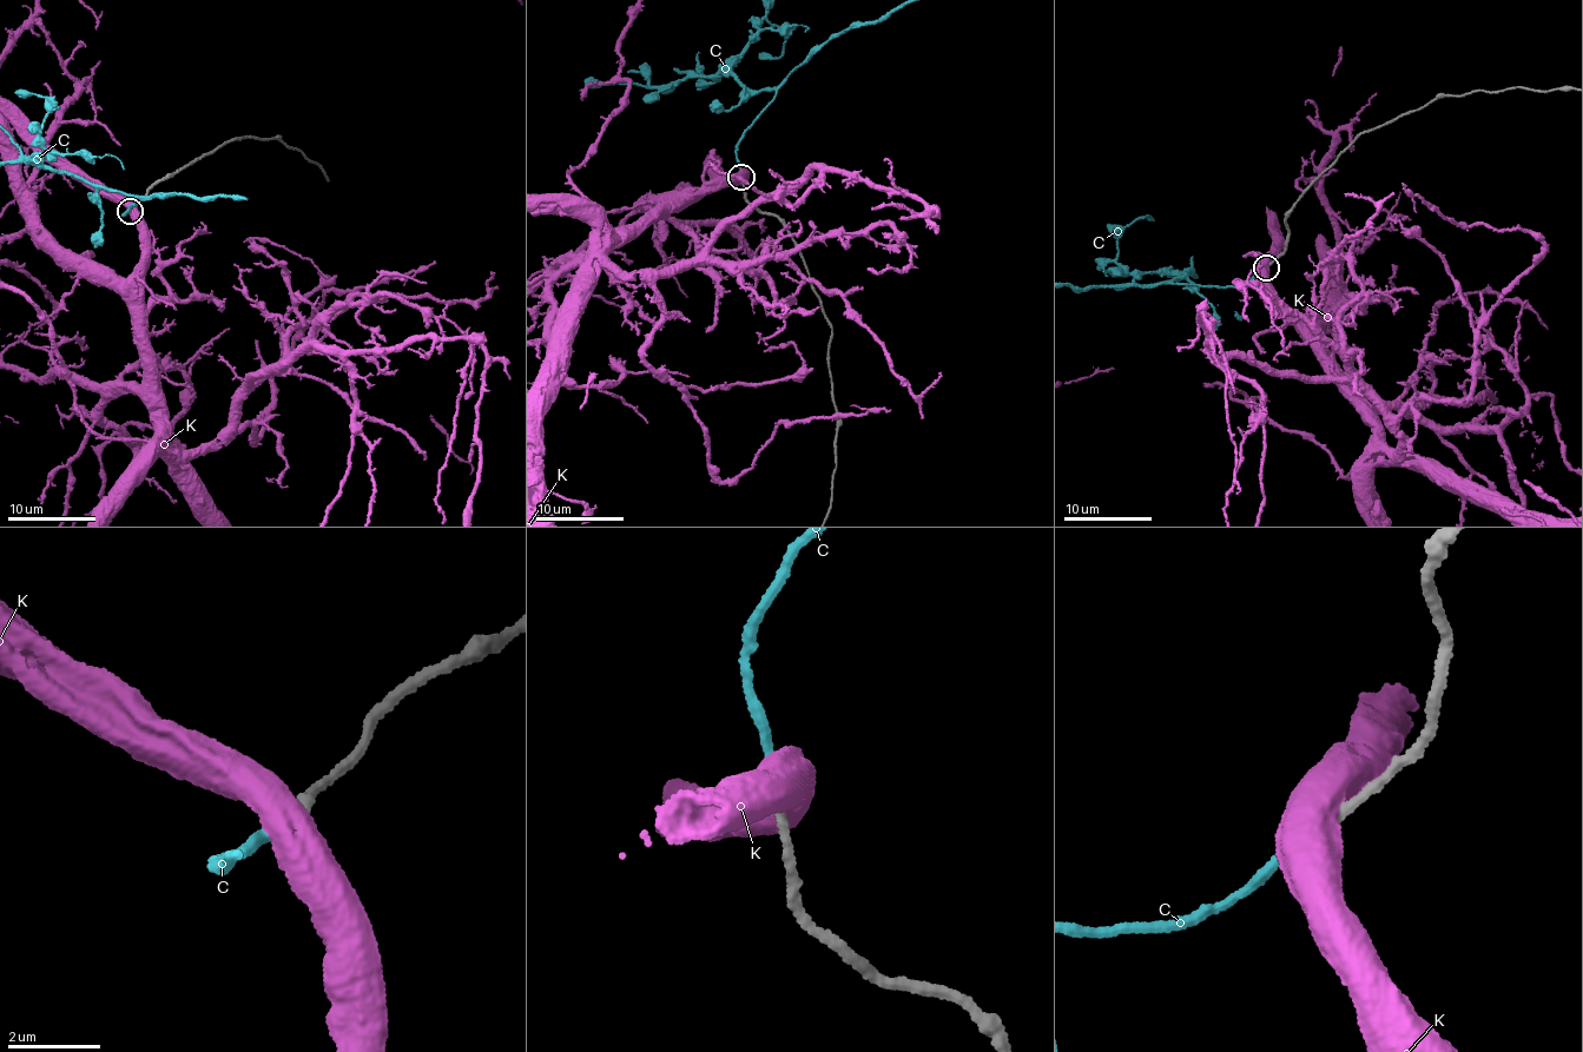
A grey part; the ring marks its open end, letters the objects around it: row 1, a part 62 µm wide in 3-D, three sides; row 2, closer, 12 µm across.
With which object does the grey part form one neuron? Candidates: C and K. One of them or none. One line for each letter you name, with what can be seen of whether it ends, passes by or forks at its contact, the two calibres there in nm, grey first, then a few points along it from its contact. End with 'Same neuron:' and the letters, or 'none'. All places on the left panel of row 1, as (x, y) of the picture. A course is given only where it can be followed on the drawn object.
C: it ends | 200/200 nm
Same neuron: C

